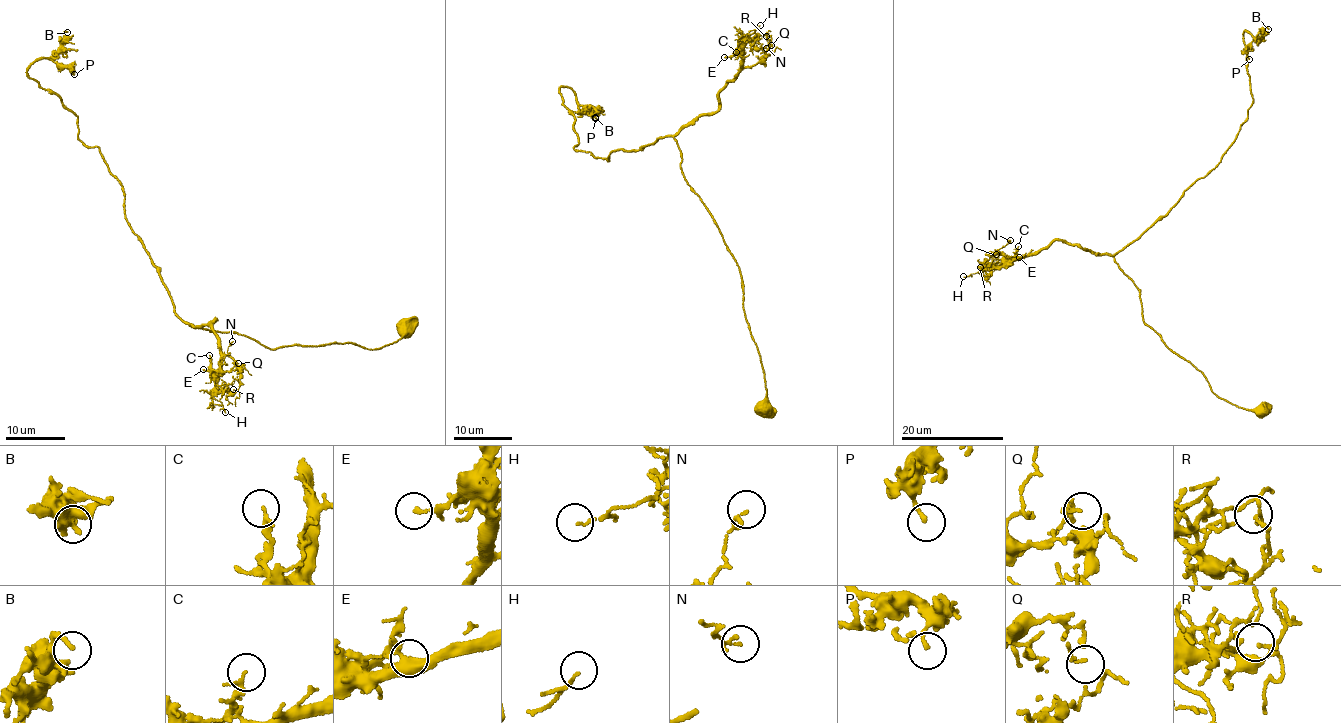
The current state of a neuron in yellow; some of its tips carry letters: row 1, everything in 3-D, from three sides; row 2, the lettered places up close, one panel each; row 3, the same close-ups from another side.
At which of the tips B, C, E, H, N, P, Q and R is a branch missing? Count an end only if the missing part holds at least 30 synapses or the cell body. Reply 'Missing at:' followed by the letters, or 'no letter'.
Missing at: no letter

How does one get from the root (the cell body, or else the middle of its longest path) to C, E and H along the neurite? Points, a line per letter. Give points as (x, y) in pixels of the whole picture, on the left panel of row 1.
C: (407, 328), (377, 350), (271, 349), (191, 325), (215, 319), (215, 371), (209, 355)
E: (407, 328), (377, 350), (348, 342), (271, 349), (190, 325), (215, 319), (208, 326), (219, 366), (203, 369)
H: (407, 328), (377, 350), (348, 342), (271, 349), (191, 325), (215, 319), (212, 391), (225, 412)

